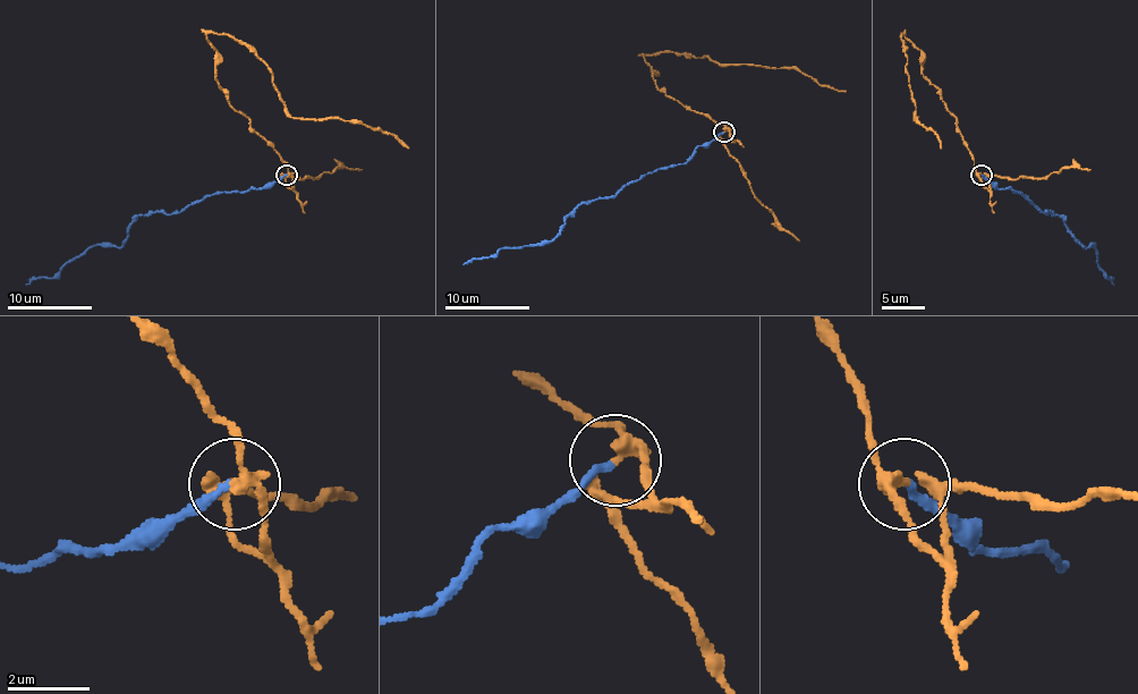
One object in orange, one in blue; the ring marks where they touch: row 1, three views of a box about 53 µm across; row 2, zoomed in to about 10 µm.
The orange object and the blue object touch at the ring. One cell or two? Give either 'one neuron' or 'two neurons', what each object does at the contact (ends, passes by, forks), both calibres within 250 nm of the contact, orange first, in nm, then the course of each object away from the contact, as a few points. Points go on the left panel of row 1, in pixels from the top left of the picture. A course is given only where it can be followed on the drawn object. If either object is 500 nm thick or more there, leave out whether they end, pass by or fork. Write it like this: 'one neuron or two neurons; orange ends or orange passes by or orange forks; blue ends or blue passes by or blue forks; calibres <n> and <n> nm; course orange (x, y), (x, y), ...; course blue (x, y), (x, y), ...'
two neurons; orange passes by; blue ends; calibres 240 and 180 nm; course orange (286, 175), (282, 157), (224, 96), (207, 33), (241, 40), (269, 67), (293, 118), (361, 120), (409, 147); course blue (286, 175), (171, 213), (142, 213), (119, 247), (86, 247), (53, 277), (25, 286)

